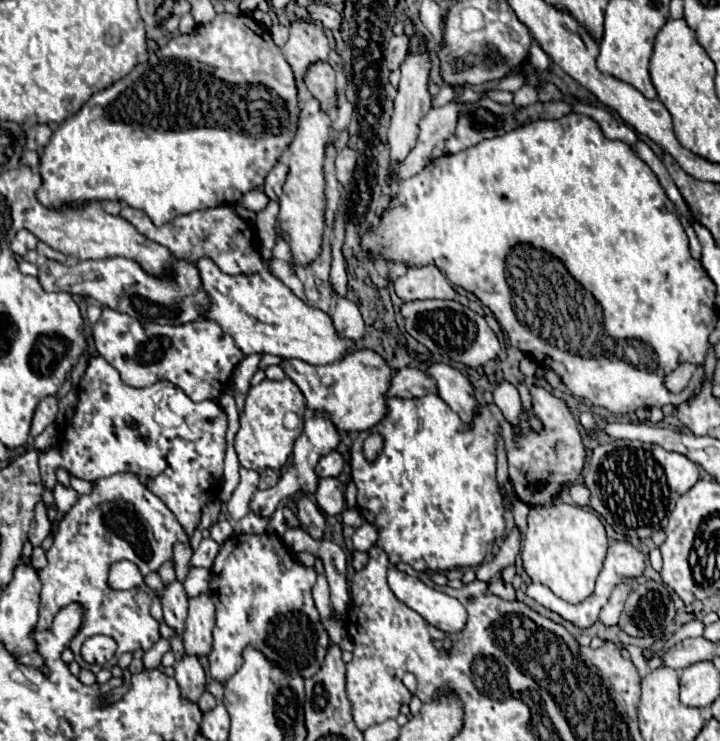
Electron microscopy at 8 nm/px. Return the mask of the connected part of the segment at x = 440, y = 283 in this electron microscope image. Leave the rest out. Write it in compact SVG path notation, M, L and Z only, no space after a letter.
M434 265L410 267L406 275L394 281L394 291L402 301L454 299L456 297L456 291L452 289L446 275Z

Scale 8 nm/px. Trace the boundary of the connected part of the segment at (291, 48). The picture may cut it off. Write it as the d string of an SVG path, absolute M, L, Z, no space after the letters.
M296 21L290 25L290 39L282 47L282 55L294 71L296 85L300 85L300 81L304 79L308 65L328 59L328 51L330 45L322 25L304 21Z

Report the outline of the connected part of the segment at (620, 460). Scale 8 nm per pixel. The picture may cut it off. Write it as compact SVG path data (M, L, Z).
M610 441L592 449L582 483L590 491L590 507L628 541L644 541L664 529L678 497L698 481L698 465L688 457L642 441Z

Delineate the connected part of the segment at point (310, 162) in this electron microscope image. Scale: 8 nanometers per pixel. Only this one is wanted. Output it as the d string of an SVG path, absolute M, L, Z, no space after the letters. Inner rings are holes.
M302 99L300 121L296 135L288 147L288 179L284 183L284 193L280 197L280 229L290 235L290 247L296 265L308 265L320 255L322 231L324 231L324 151L330 135L330 113L322 111L318 101Z

